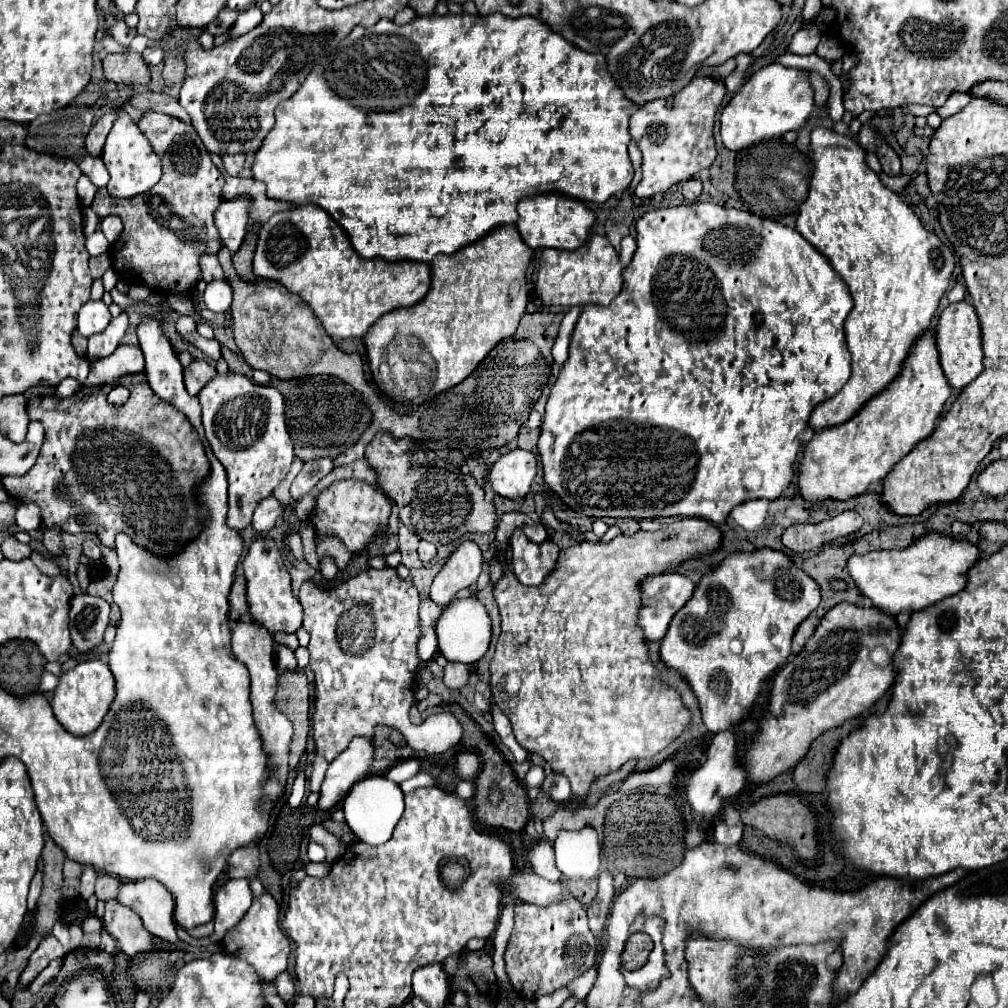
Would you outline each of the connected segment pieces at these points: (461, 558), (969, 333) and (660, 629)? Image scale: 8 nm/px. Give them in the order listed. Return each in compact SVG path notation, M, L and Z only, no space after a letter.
M464 541L442 565L438 575L434 577L430 599L440 603L442 607L456 599L460 589L466 589L476 583L482 571L482 553L474 541Z
M968 301L948 305L936 325L936 345L940 353L940 365L944 369L946 379L952 387L962 389L976 379L982 371L982 337L980 337L980 321L976 309Z
M670 571L648 575L640 583L642 607L638 611L638 627L642 629L644 641L660 641L666 635L666 627L668 627L670 619L690 599L692 591L694 591L694 583L688 577L684 577L682 573L670 573Z

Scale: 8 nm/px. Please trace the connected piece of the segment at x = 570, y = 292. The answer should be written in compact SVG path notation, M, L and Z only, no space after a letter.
M592 235L586 245L578 251L544 249L540 255L538 279L534 285L534 295L542 305L610 305L610 301L622 289L622 263L610 241L602 235Z

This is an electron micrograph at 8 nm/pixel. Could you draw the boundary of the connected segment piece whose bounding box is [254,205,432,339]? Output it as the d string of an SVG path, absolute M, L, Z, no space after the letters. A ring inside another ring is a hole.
M318 205L280 211L262 225L254 255L254 273L302 295L332 339L364 337L384 313L418 303L432 283L428 263L360 257L344 229Z

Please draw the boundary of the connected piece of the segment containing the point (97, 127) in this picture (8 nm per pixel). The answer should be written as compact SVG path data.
M108 107L108 111L94 123L88 133L88 153L96 157L102 153L102 147L118 113L120 113L120 107Z

